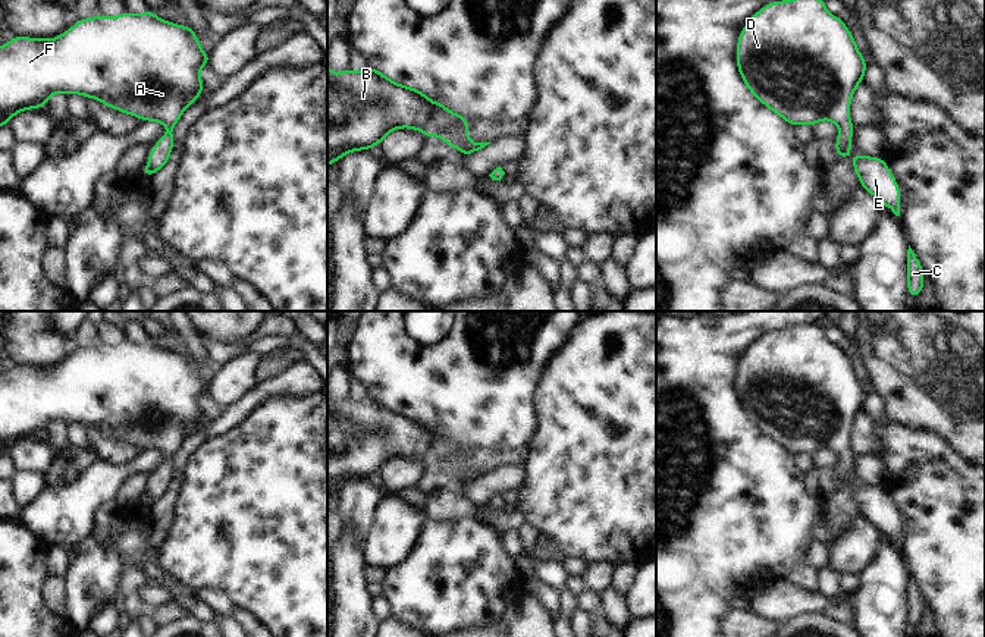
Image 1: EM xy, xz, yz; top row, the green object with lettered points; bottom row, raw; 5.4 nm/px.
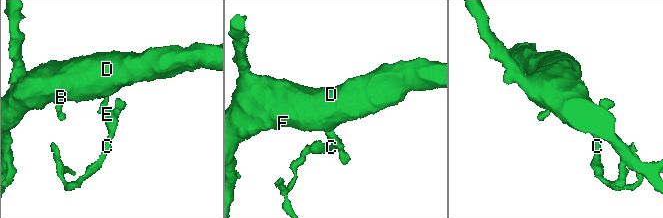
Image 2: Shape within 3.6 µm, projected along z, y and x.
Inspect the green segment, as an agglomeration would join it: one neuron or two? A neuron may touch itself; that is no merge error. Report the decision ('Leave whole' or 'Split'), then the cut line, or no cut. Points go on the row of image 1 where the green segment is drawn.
Leave whole. No split

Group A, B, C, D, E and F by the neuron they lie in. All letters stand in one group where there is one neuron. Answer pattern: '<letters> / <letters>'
A B C D E F

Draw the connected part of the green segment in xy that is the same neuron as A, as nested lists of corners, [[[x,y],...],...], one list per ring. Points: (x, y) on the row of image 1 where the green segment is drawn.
[[[154,10],[142,15],[123,12],[116,18],[98,15],[81,18],[56,38],[13,35],[0,47],[0,128],[23,110],[47,107],[56,92],[81,94],[97,98],[103,106],[142,119],[160,122],[167,131],[151,147],[150,159],[141,175],[151,178],[167,164],[173,151],[173,126],[185,109],[206,91],[200,69],[210,65],[195,31],[186,23],[179,26],[161,21]]]

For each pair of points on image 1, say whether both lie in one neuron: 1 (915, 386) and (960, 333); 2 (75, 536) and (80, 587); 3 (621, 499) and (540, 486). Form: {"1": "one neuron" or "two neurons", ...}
{"1": "one neuron", "2": "two neurons", "3": "one neuron"}

